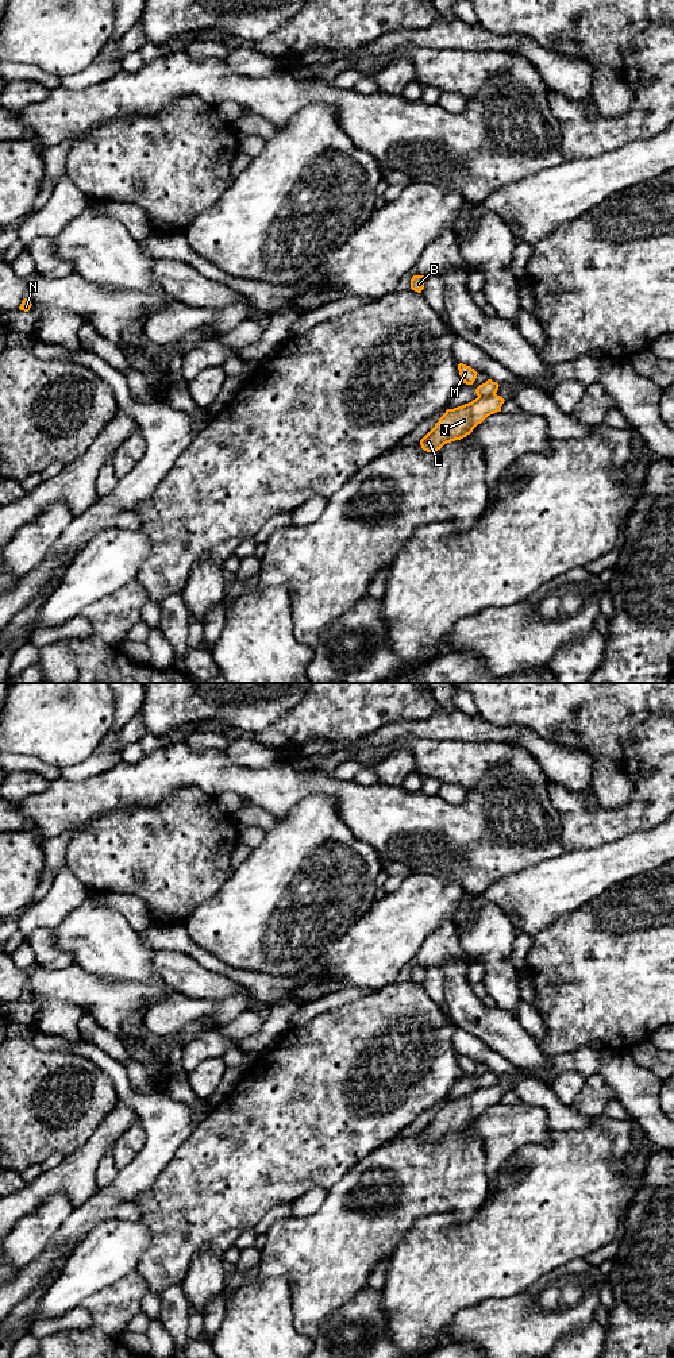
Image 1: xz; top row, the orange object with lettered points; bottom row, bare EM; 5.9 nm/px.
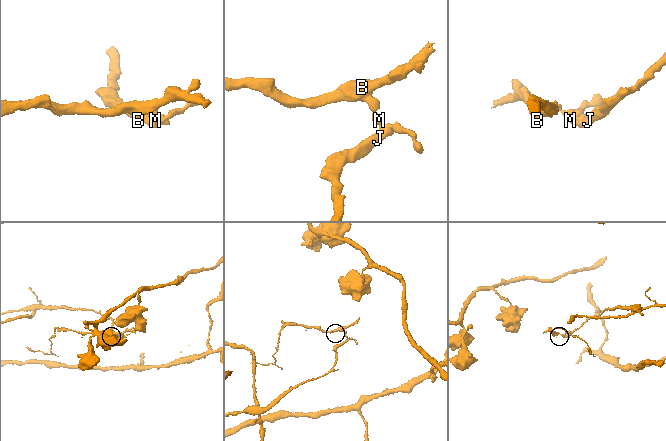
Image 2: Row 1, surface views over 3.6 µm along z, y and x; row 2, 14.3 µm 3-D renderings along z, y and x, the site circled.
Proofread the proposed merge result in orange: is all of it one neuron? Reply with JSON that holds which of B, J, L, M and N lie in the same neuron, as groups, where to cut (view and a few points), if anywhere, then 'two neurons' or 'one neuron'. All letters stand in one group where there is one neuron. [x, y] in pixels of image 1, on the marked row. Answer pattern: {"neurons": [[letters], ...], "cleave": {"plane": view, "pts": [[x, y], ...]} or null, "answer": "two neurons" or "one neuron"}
{"neurons": [["B", "M", "N"], ["J", "L"]], "cleave": {"plane": "xz", "pts": [[495, 393], [478, 396]]}, "answer": "two neurons"}

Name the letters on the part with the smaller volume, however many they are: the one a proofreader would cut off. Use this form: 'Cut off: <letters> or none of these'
Cut off: B, M, N

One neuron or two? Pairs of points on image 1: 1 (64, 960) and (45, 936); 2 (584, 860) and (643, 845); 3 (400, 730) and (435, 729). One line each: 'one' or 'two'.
1: one
2: one
3: one

